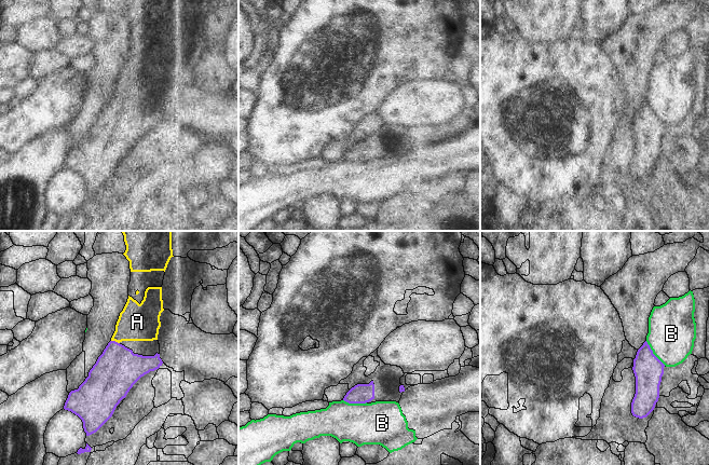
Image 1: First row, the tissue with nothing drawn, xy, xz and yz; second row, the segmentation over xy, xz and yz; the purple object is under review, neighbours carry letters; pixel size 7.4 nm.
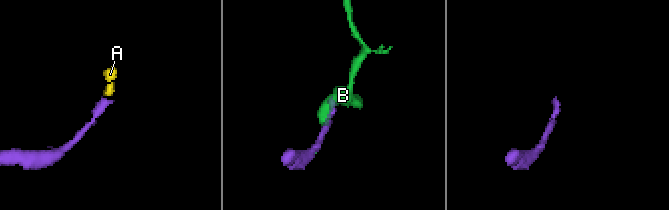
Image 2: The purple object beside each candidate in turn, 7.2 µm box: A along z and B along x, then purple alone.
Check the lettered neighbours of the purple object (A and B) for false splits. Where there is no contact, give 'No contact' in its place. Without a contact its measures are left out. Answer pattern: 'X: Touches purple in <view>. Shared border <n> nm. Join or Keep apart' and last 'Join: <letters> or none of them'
A: Touches purple in xy. Shared border 70 nm. Join
B: Touches purple in yz. Shared border 240 nm. Keep apart
Join: A

